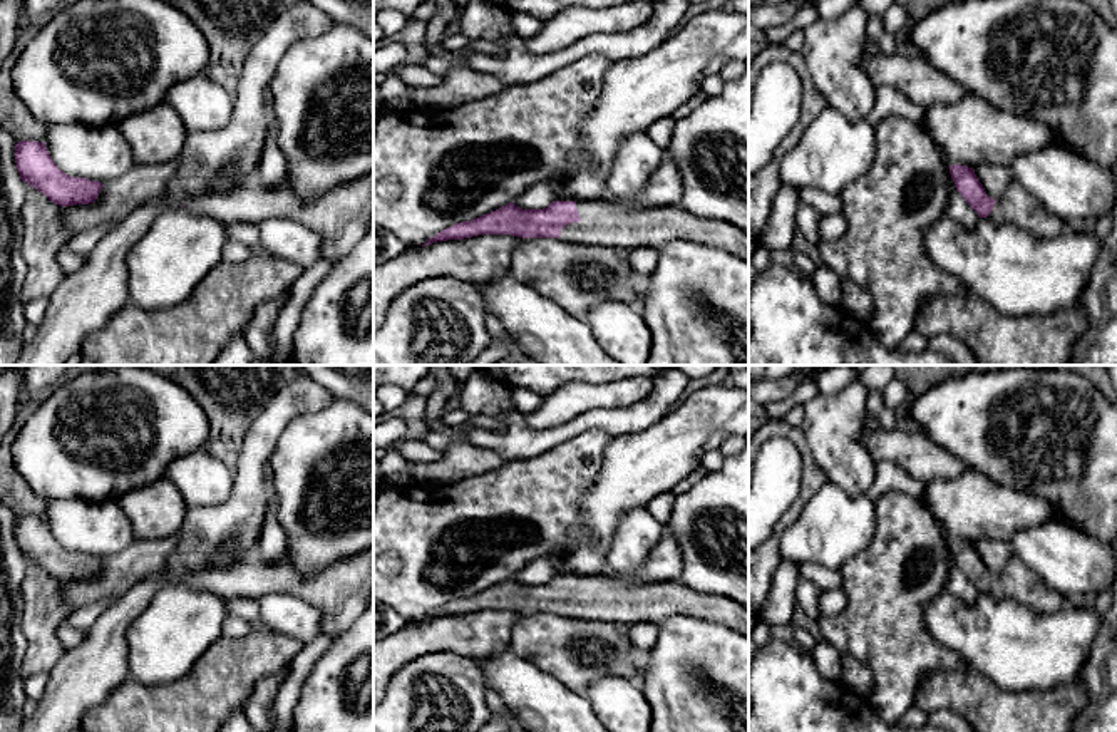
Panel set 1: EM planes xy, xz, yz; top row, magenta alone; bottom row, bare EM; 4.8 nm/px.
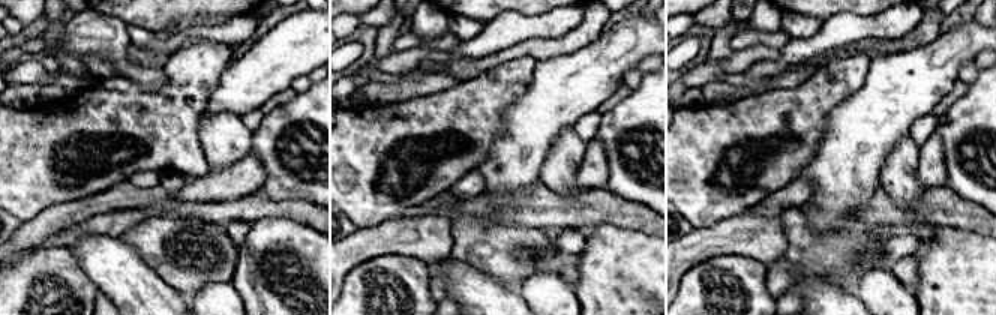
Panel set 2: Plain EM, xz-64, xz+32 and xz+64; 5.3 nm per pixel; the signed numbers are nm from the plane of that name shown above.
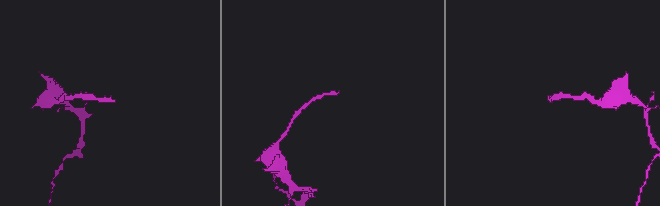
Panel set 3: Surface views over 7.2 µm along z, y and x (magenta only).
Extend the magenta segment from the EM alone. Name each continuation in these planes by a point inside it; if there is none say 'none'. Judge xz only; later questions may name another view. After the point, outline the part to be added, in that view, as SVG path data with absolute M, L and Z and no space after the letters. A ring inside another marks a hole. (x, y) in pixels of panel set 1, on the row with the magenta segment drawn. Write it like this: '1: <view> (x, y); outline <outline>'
1: xz (608, 223); outline M615 199L576 203L581 221L561 229L561 241L661 250L687 240L749 261L749 235L727 221L702 218L680 206L630 209Z

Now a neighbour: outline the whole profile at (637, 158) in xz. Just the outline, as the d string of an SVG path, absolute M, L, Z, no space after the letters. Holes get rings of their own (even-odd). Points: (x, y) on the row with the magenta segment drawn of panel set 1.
M631 131L621 139L613 156L606 179L606 198L630 203L638 198L648 178L663 159L665 149L658 147L646 131Z

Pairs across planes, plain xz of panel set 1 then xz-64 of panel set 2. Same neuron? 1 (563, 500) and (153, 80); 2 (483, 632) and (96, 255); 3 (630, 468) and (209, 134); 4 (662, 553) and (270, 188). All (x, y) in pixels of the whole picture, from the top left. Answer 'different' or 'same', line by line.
1: different
2: different
3: different
4: different

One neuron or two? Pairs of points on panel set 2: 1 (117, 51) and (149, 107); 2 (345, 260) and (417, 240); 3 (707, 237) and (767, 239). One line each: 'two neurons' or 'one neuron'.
1: two neurons
2: one neuron
3: one neuron

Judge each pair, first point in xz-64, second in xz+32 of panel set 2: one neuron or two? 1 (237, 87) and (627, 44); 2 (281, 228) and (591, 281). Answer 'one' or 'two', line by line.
1: one
2: one

